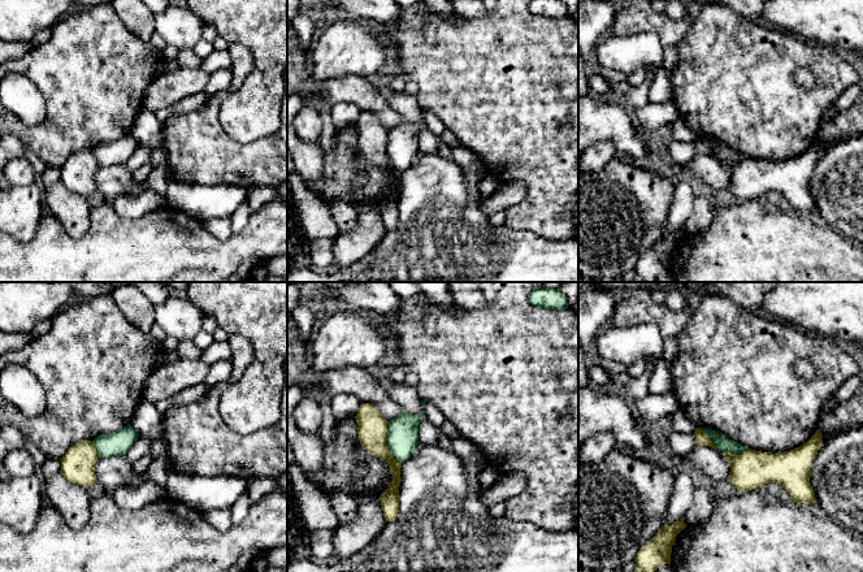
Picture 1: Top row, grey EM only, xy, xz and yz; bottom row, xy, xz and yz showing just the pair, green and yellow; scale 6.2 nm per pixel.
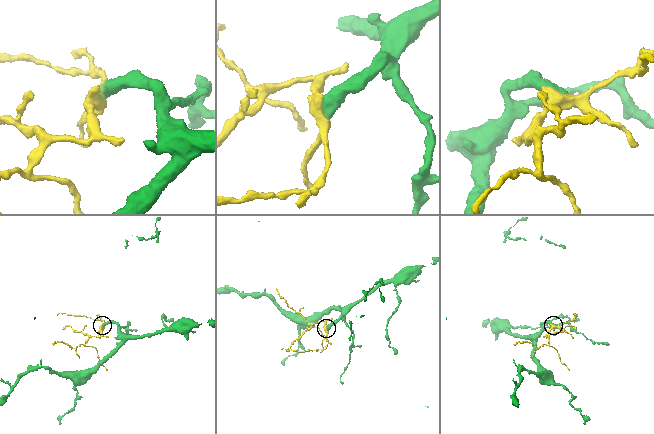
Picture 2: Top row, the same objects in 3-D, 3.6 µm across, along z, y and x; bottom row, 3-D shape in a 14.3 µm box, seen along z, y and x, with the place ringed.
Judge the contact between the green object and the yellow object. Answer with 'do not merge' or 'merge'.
do not merge

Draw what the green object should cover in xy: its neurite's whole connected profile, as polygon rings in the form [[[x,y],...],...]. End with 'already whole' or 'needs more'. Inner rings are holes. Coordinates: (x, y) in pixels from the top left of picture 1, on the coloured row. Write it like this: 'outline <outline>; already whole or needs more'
outline [[[127,424],[126,426],[96,437],[92,443],[99,458],[125,456],[135,443],[139,433]]]; already whole

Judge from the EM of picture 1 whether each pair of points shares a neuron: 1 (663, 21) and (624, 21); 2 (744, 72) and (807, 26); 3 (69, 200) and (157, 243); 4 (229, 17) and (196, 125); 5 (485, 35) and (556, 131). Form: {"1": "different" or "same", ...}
{"1": "same", "2": "different", "3": "different", "4": "different", "5": "same"}

